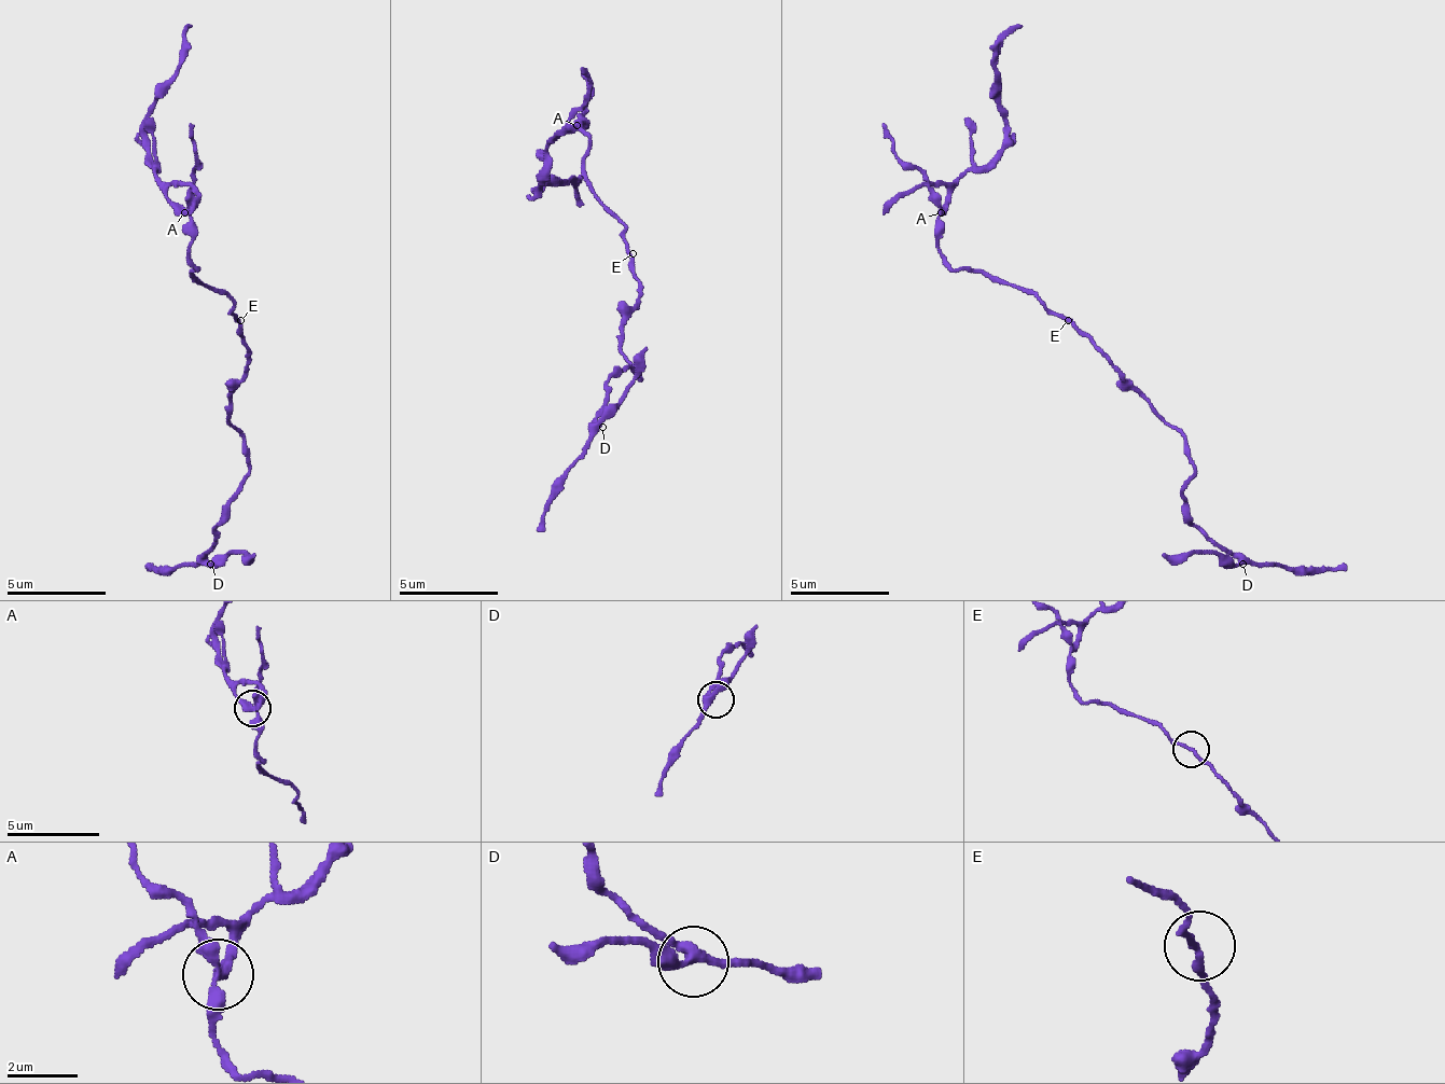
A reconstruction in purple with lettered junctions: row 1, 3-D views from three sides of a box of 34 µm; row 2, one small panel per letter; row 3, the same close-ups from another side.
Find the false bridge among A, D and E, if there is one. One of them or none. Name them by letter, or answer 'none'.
A

